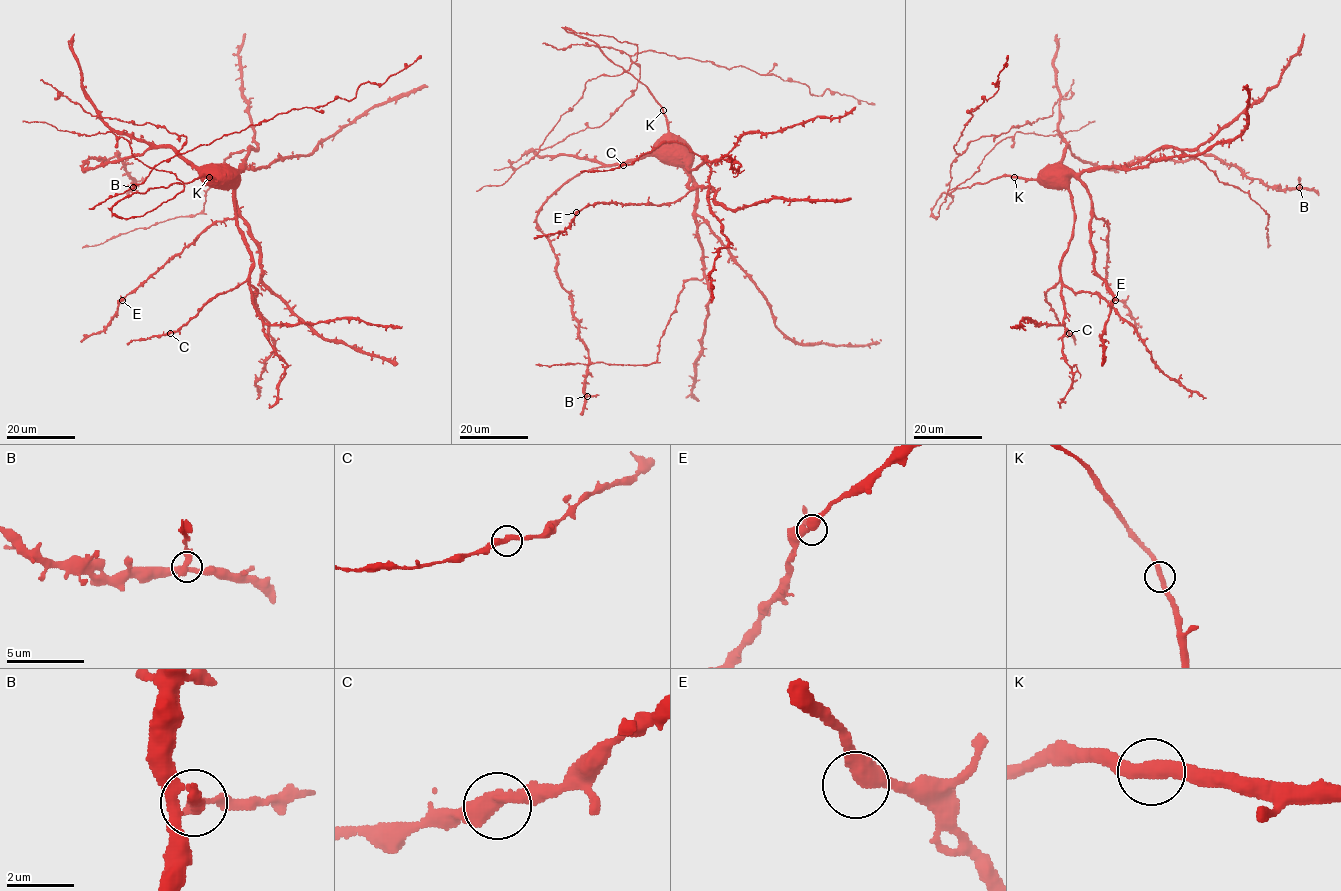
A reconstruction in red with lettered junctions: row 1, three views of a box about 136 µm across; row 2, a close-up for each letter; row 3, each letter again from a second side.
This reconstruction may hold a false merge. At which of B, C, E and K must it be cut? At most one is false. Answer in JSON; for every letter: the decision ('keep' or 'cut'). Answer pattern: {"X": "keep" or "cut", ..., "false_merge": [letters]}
{"B": "keep", "C": "keep", "E": "keep", "K": "keep", "false_merge": []}

